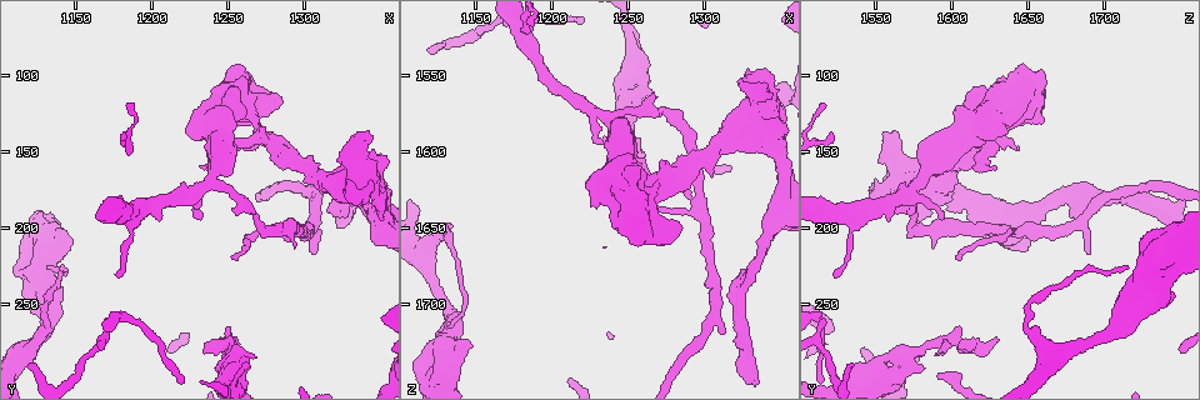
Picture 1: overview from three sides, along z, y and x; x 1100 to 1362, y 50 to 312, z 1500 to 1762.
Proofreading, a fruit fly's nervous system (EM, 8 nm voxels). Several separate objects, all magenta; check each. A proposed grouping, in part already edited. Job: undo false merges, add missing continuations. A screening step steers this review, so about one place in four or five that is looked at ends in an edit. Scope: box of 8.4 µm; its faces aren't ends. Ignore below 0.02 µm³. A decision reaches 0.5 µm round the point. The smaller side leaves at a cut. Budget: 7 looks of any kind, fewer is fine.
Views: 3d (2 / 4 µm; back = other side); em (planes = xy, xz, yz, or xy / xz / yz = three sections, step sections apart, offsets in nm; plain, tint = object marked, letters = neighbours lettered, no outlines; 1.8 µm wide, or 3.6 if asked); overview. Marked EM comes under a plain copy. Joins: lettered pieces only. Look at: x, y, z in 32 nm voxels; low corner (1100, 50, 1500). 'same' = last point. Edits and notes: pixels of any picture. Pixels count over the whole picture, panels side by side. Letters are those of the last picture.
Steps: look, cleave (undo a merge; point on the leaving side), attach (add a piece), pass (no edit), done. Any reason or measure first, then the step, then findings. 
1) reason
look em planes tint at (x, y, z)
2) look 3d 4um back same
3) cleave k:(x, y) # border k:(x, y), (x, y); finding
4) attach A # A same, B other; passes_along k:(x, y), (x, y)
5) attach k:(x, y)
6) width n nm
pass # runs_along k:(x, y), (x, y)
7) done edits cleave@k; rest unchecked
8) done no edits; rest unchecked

an open end
look em 3.6um yz step 16 letters at (1120, 290, 1536)

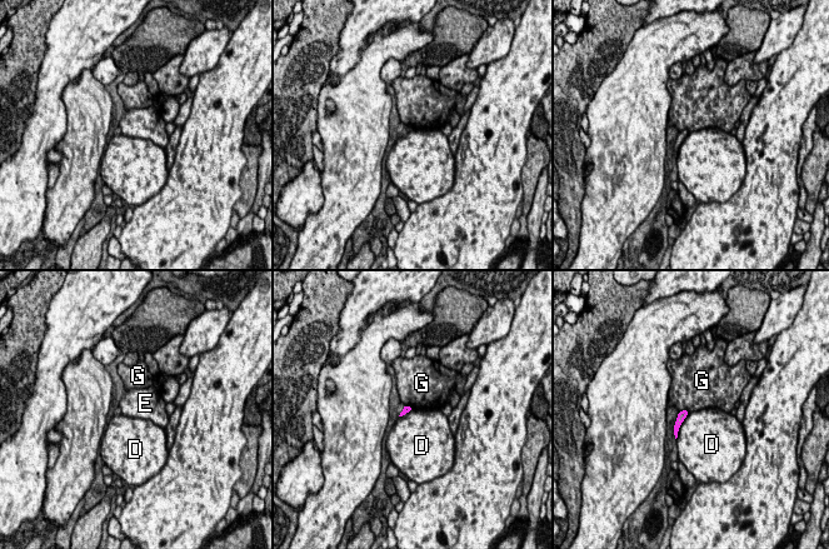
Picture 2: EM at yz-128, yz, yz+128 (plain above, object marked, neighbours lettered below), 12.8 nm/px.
pass # D other, E other, G other; border 2:(688, 413), (675, 438); no lettered piece goes on from it

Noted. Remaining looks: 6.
free end
look em yz step 8 letters at (1258, 290, 1536)

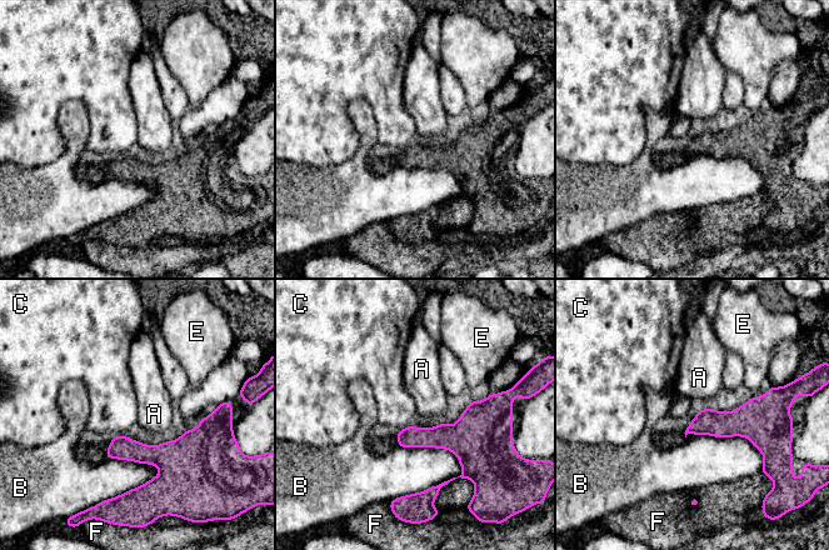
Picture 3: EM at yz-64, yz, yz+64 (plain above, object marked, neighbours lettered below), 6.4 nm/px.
longest_contact B 550 nm
pass # A other, B other, C other, E other, F other; runs_along 3:(488, 400), (468, 470), (427, 493); none of them fits

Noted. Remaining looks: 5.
an open end
look 3d 4um at (1304, 152, 1614)

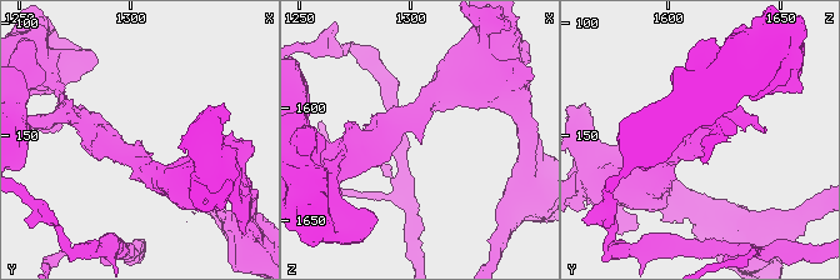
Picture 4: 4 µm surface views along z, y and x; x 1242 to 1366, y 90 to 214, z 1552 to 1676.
arm_widths 190, 260 nm; need the tissue
look em planes letters at (1304, 154, 1615)

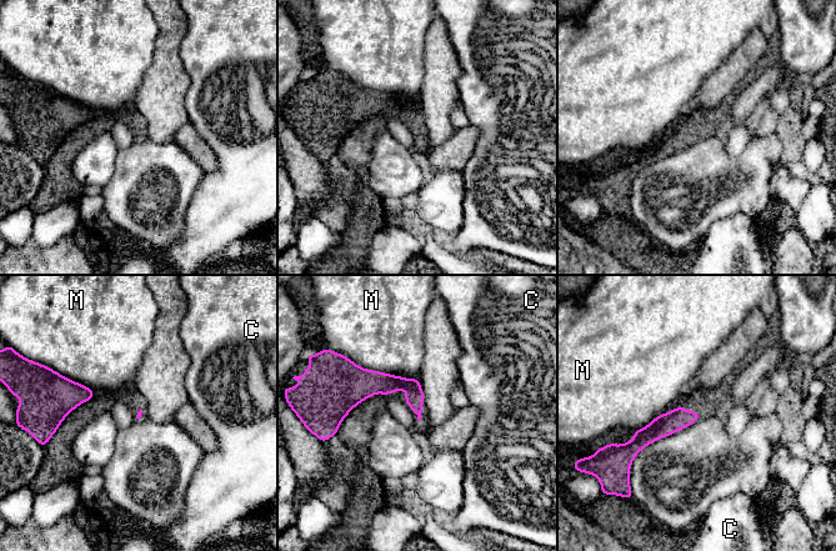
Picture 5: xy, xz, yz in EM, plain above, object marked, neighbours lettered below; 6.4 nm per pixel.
pass # C other, M other; border 5:(350, 360), (366, 369), (418, 379); none of them fits

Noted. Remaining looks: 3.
done no edits; rest unchecked

